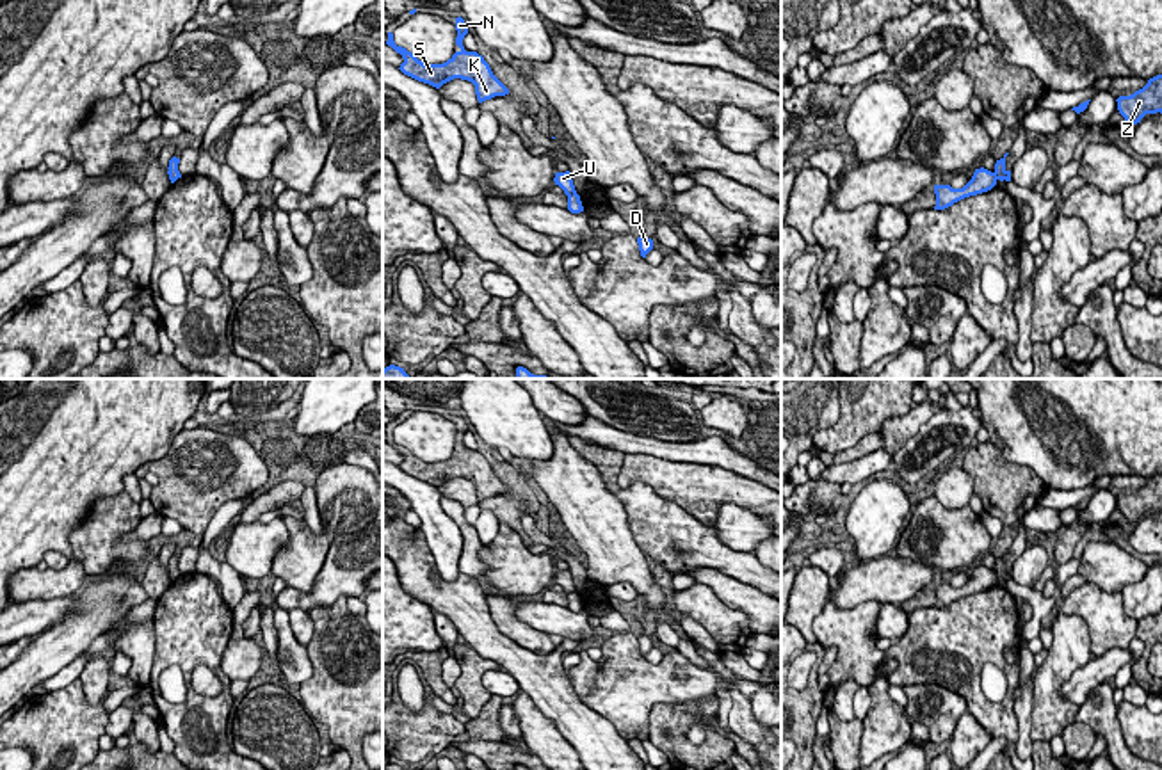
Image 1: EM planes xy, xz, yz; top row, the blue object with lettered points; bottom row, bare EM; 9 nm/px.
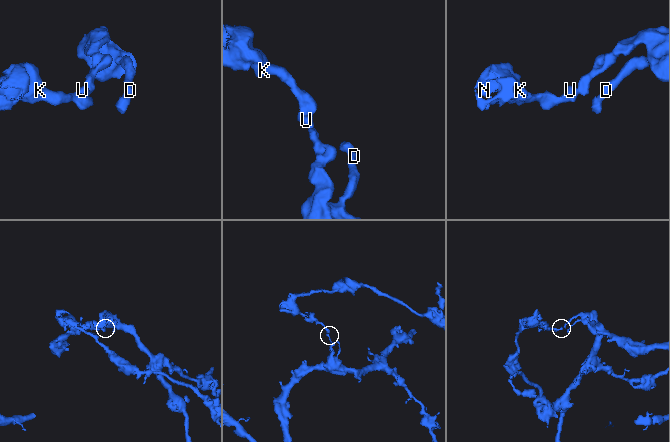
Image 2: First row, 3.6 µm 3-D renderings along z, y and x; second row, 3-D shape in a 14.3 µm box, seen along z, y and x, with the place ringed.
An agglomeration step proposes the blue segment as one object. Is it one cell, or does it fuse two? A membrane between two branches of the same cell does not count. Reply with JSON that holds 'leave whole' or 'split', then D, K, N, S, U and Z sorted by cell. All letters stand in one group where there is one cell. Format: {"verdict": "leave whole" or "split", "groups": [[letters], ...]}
{"verdict": "split", "groups": [["D", "Z"], ["K", "N", "S", "U"]]}

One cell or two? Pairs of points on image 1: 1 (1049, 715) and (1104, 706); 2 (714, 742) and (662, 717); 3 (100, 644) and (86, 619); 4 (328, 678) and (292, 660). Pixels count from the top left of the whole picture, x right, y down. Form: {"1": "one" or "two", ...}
{"1": "two", "2": "one", "3": "two", "4": "two"}

